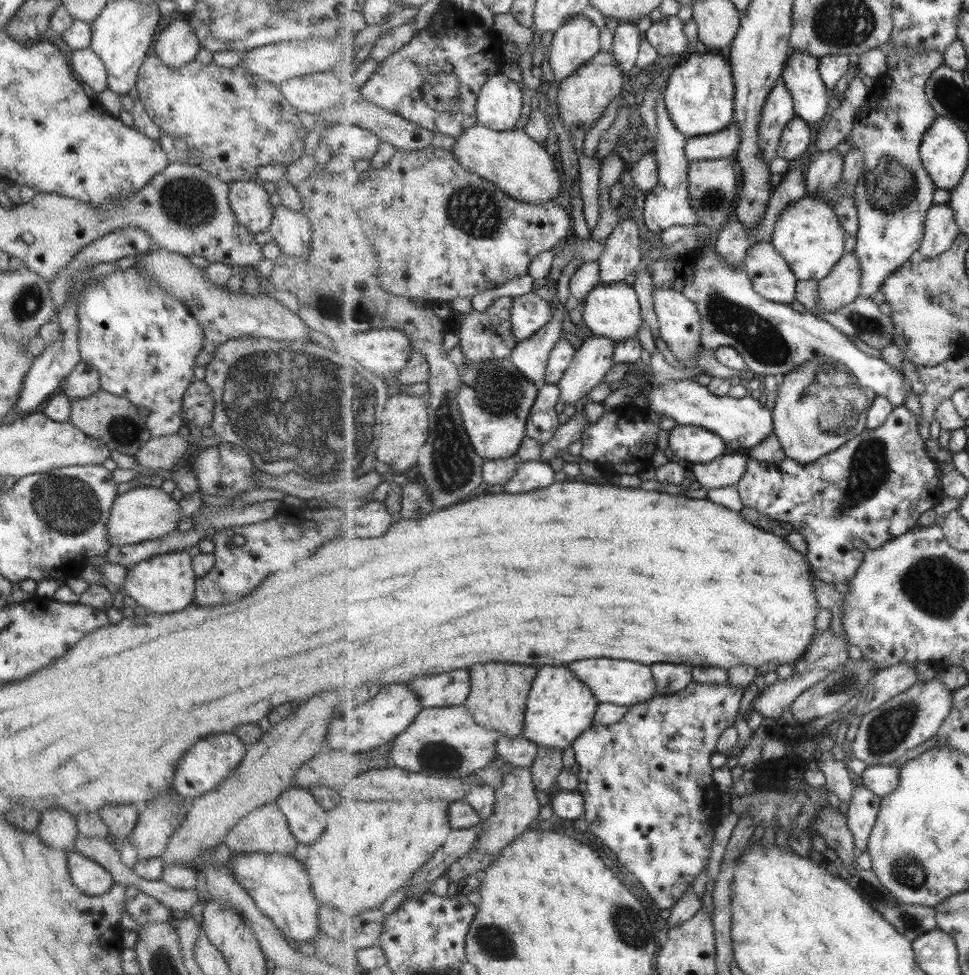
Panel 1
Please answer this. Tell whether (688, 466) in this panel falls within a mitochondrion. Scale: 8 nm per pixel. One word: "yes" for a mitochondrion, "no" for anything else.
no

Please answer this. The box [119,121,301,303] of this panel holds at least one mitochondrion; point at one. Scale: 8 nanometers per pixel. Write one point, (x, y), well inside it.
(189, 202)

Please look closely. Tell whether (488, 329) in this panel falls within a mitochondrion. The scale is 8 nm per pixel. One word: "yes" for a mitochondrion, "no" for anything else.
yes

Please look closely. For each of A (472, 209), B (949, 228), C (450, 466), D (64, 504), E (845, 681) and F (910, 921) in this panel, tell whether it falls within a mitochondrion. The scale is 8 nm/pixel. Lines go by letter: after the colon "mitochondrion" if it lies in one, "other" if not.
A: mitochondrion
B: other
C: mitochondrion
D: mitochondrion
E: mitochondrion
F: mitochondrion

